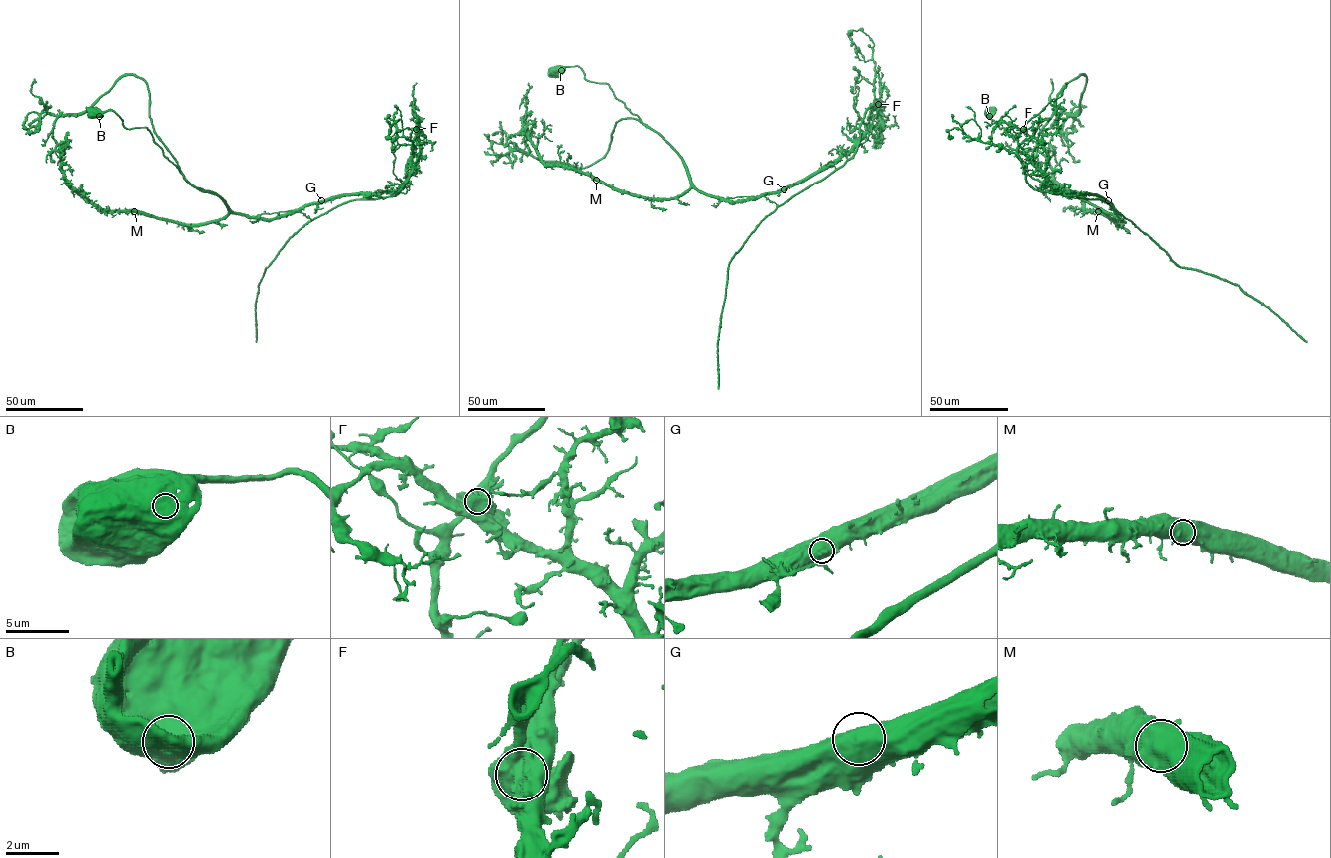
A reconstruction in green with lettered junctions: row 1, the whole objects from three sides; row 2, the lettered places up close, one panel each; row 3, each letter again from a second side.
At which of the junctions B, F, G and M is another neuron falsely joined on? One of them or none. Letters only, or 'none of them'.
F

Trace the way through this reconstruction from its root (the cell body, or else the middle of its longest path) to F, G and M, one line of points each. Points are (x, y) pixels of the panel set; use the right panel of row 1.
F: (990, 111), (1052, 187), (1119, 216), (1101, 196), (1057, 189), (1047, 153), (1023, 129)
G: (990, 111), (985, 110), (985, 113), (1014, 136), (1052, 187), (1119, 217), (1108, 200)
M: (990, 111), (985, 110), (985, 113), (1014, 136), (1052, 187), (1096, 205), (1117, 224), (1098, 211)

